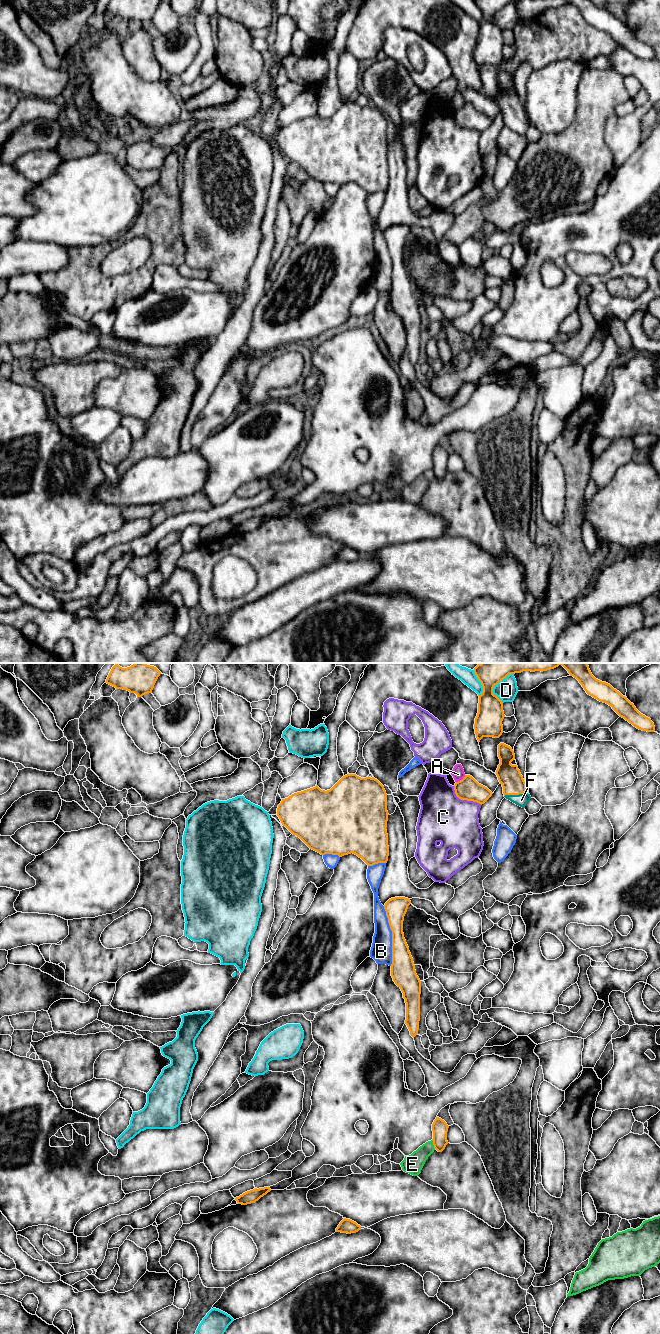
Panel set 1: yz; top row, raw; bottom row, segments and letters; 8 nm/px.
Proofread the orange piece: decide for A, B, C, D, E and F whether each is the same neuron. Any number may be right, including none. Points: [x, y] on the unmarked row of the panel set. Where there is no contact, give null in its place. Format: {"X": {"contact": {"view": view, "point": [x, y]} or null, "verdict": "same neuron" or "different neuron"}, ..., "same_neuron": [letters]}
{"A": {"contact": {"view": "yz", "point": [460, 108]}, "verdict": "different neuron"}, "B": {"contact": {"view": "yz", "point": [392, 264]}, "verdict": "different neuron"}, "C": {"contact": {"view": "yz", "point": [464, 127]}, "verdict": "different neuron"}, "D": {"contact": {"view": "yz", "point": [495, 12]}, "verdict": "different neuron"}, "E": {"contact": {"view": "yz", "point": [433, 472]}, "verdict": "different neuron"}, "F": {"contact": {"view": "yz", "point": [515, 122]}, "verdict": "same neuron"}, "same_neuron": ["F"]}

